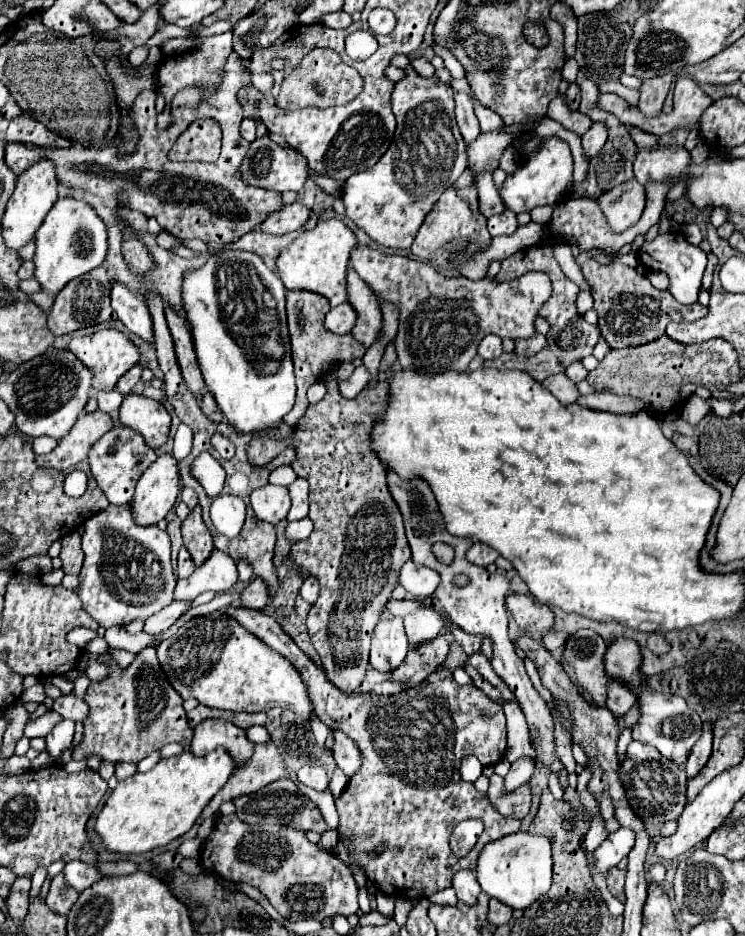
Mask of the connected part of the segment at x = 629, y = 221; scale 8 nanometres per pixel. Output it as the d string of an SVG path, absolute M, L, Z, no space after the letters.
M628 181L626 185L618 185L610 193L604 193L598 203L602 205L602 213L608 219L608 225L616 231L622 233L628 227L632 227L644 211L644 201L646 201L646 191L644 185L638 181Z

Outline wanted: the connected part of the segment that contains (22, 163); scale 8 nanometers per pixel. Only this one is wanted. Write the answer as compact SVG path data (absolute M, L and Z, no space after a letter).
M8 143L6 145L6 163L18 175L18 173L22 173L22 169L28 169L30 165L34 165L34 161L40 159L38 153L40 151L34 145L28 145L28 143Z

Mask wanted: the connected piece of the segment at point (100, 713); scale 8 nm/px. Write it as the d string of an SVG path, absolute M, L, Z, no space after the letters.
M144 647L128 669L120 669L116 663L108 665L108 667L110 667L110 677L100 683L90 683L84 693L84 701L88 705L88 717L84 721L84 737L82 737L80 745L74 749L72 759L82 761L90 755L96 755L102 761L110 761L110 763L120 763L120 761L138 763L144 757L148 757L150 753L160 751L168 743L188 745L192 741L192 727L186 721L182 697L166 681L166 675L162 673L162 669L158 665L154 647Z

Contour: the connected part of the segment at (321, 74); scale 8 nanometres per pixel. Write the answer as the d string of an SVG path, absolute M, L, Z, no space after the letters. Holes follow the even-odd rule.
M314 49L310 51L300 65L290 71L280 87L280 95L276 97L274 105L286 113L290 109L306 109L306 107L332 107L332 105L346 105L350 103L358 93L362 91L362 77L358 77L358 71L350 65L346 65L338 53L334 53L332 49ZM314 85L322 85L324 95L316 93Z

